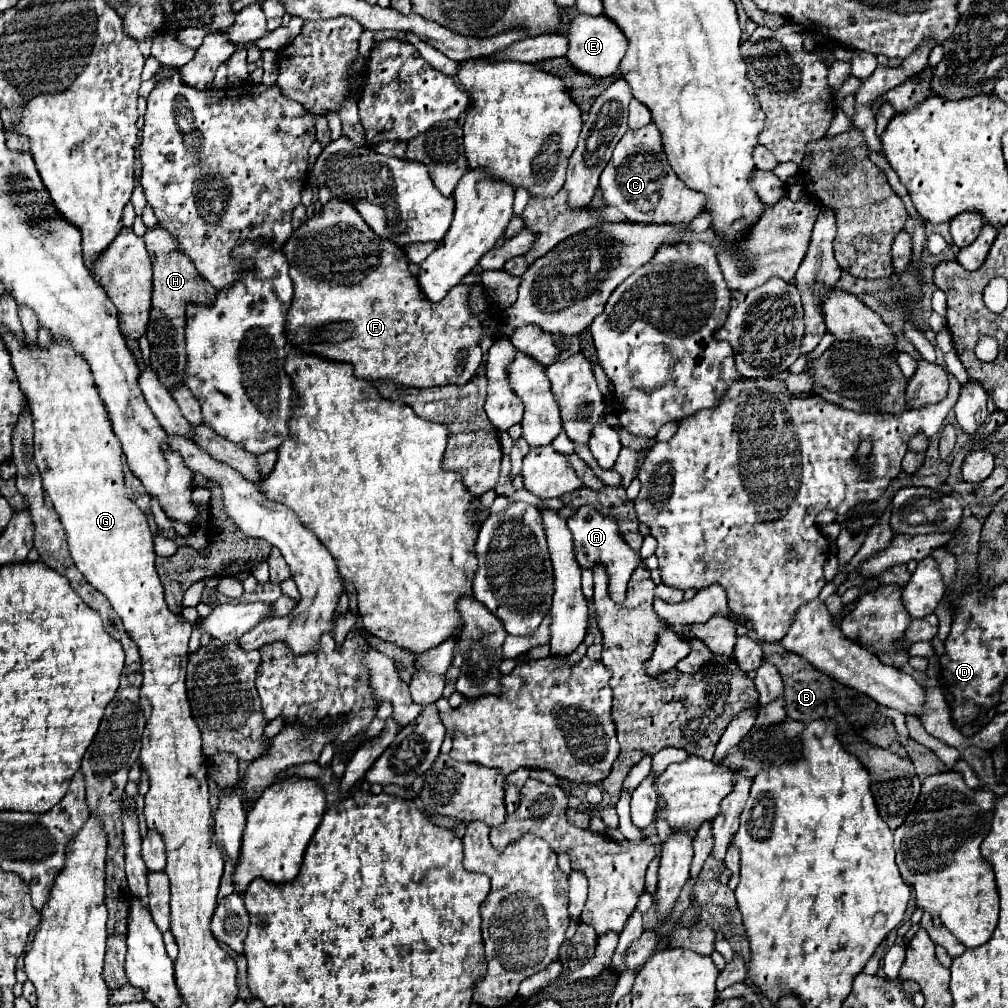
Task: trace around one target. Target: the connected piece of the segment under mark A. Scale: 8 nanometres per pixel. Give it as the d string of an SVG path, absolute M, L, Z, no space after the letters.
M581 506L577 510L577 514L573 518L569 518L569 530L573 532L575 556L577 556L577 562L581 564L581 568L593 568L597 564L605 566L607 576L609 576L609 596L615 604L623 604L625 594L627 594L627 582L629 582L631 574L635 572L635 568L639 568L643 564L643 558L639 556L639 552L631 550L631 546L623 540L617 520L613 520L613 516L599 514L595 508Z

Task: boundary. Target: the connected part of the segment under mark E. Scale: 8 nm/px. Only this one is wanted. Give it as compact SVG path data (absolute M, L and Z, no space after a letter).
M577 14L573 18L573 22L569 24L567 40L569 40L569 48L567 48L565 58L569 60L569 64L597 80L613 76L617 72L621 58L625 56L625 50L627 50L627 40L623 36L623 32L607 16Z

